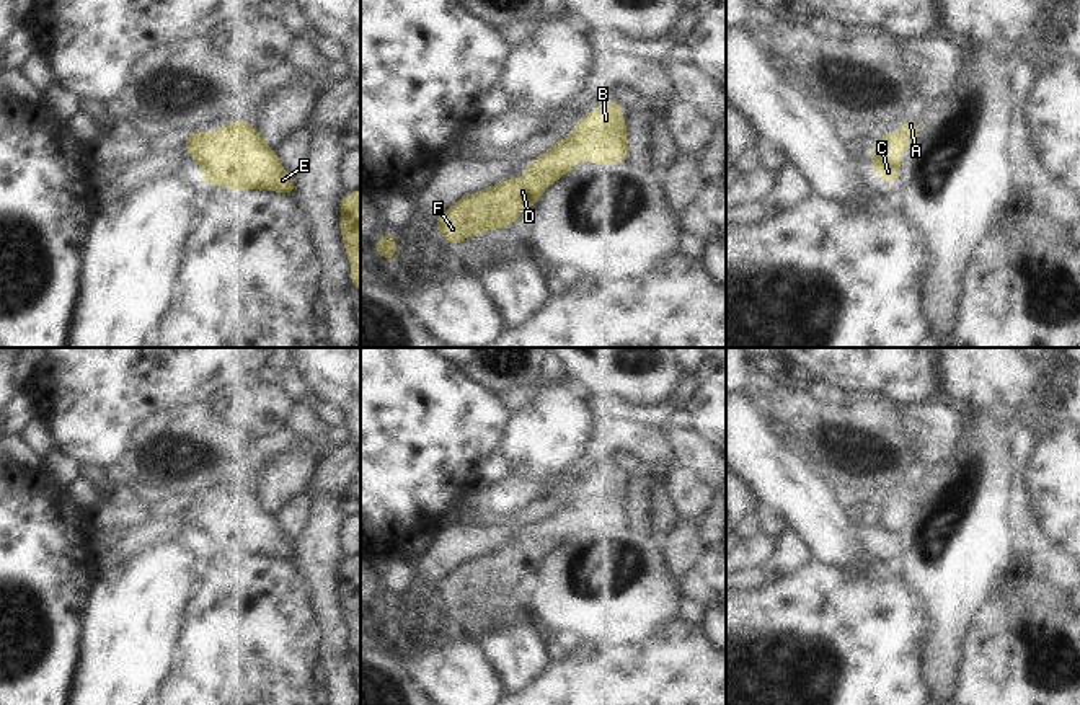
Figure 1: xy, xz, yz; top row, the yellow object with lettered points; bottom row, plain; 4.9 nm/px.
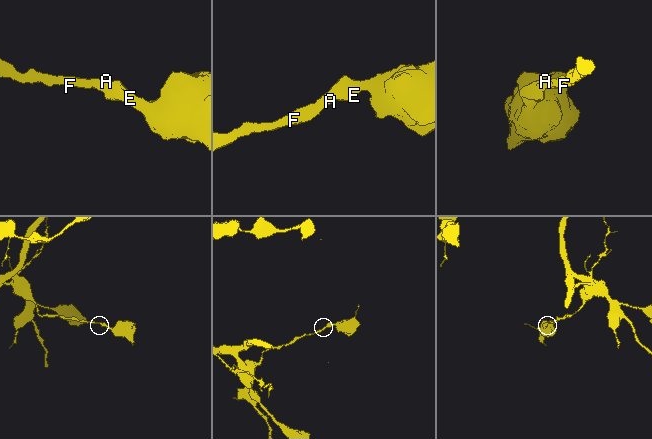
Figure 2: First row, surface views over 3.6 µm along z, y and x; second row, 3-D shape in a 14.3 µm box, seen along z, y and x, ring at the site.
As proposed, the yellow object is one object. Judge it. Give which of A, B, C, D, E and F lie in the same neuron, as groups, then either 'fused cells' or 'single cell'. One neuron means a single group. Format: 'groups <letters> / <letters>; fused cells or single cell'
groups A B C D E F; single cell

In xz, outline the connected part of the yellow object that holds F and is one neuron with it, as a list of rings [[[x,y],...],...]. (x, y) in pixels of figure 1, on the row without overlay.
[[[615,465],[582,481],[569,504],[555,511],[524,534],[525,543],[507,543],[488,555],[470,558],[436,586],[437,597],[452,610],[467,602],[512,591],[524,574],[537,571],[542,558],[579,527],[620,529],[628,525],[626,488]]]

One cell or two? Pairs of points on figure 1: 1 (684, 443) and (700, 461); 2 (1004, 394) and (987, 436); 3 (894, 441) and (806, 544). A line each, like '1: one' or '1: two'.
1: one
2: two
3: two

